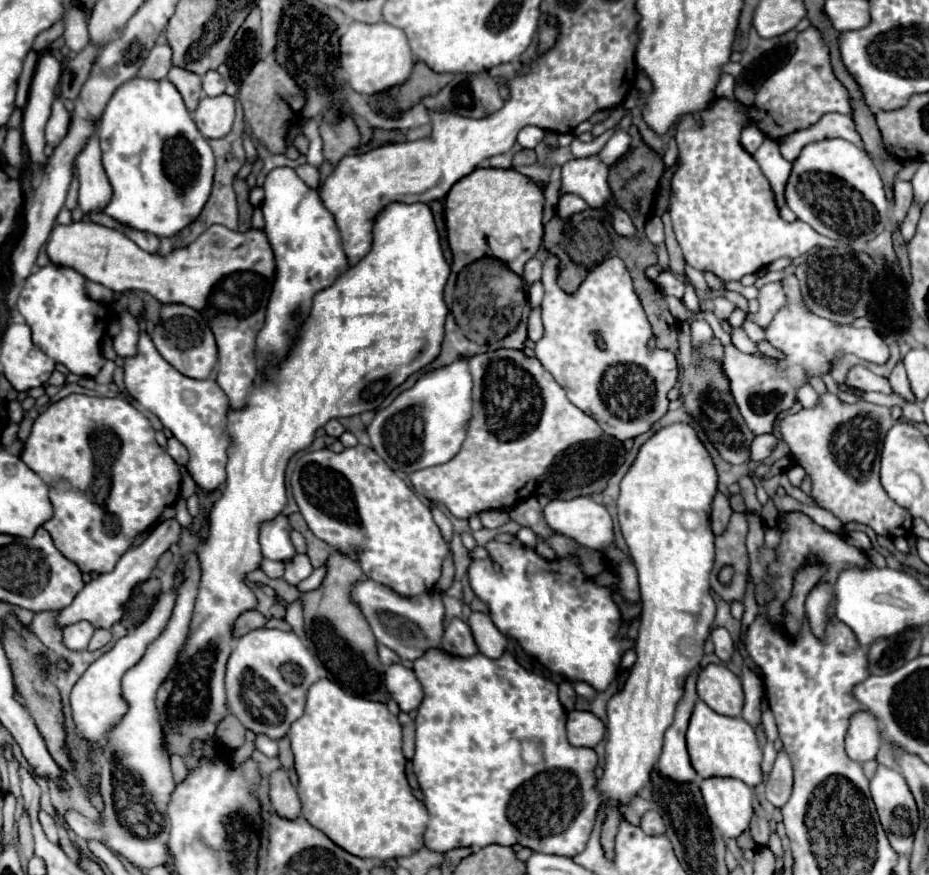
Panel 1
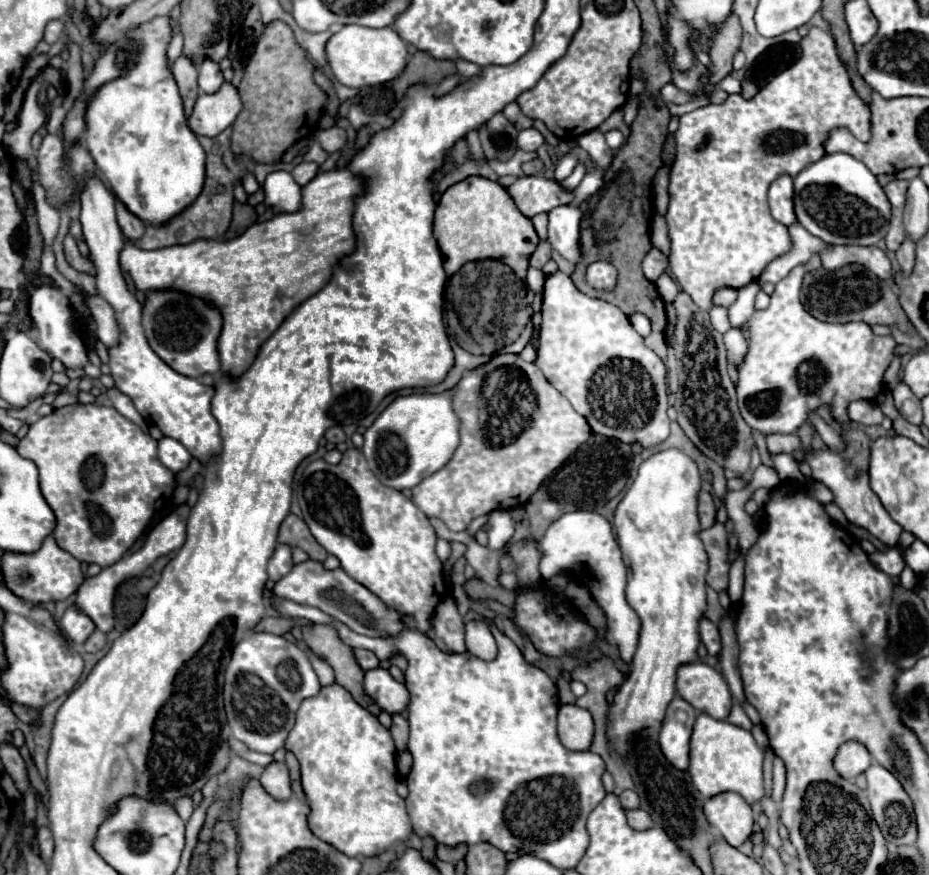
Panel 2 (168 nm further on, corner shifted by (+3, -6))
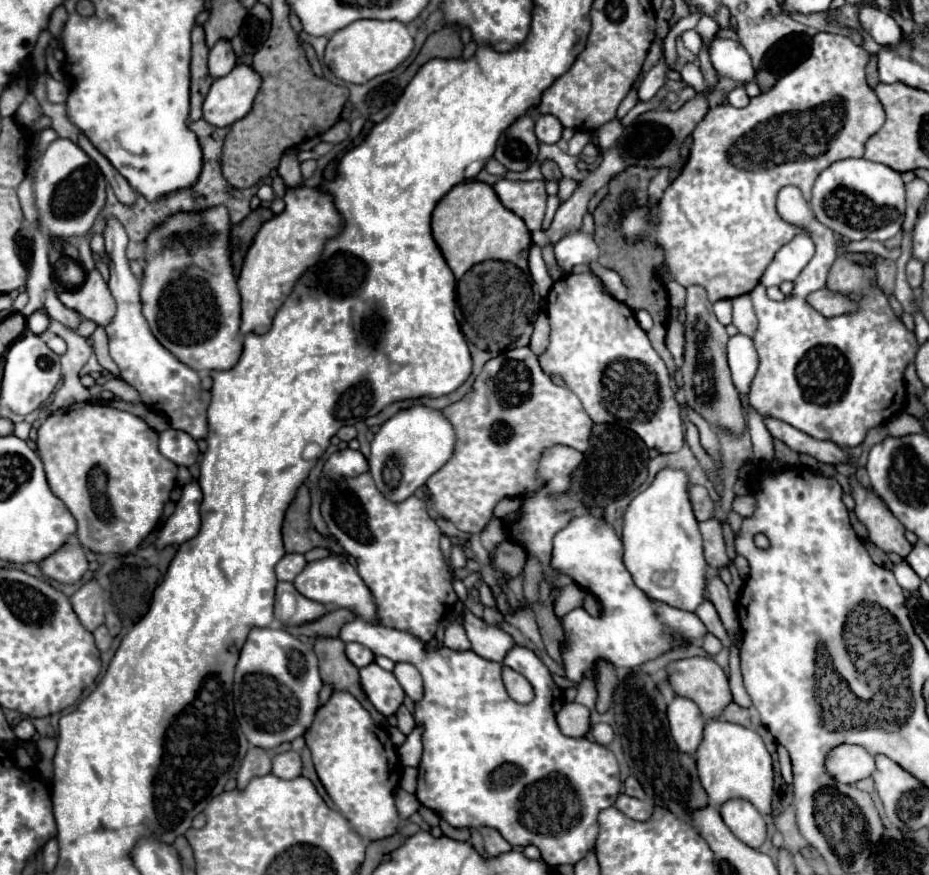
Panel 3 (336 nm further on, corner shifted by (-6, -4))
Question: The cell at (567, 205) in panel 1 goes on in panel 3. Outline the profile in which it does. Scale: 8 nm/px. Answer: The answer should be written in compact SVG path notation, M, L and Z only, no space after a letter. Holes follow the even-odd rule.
M575 230L555 244L555 258L563 270L577 264L587 264L593 270L593 266L599 266L599 246L591 234Z

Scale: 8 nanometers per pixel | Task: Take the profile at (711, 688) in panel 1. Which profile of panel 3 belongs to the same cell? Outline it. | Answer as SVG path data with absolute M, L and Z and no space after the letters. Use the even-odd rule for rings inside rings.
M683 658L683 660L671 662L667 666L667 674L669 674L669 682L671 682L673 692L693 700L703 710L705 720L719 718L723 714L723 710L727 708L727 704L733 702L727 676L721 670L721 666L711 658Z

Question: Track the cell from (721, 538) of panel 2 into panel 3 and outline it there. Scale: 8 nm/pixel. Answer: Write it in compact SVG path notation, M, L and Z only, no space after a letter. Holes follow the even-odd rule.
M711 518L707 522L699 524L703 534L703 546L705 546L705 560L713 570L721 570L729 564L727 552L725 552L725 540L723 540L723 528L717 518Z

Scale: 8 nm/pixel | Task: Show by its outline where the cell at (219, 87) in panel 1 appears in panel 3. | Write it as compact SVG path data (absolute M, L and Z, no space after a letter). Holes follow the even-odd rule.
M219 40L209 52L209 74L213 78L227 76L227 72L231 72L231 68L235 68L235 64L237 64L237 58L233 54L231 42Z

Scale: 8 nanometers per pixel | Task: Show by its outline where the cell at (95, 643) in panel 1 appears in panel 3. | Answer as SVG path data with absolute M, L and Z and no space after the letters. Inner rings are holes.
M99 626L99 628L93 632L93 636L95 636L95 644L97 644L97 648L99 648L101 652L105 652L105 650L109 650L109 648L111 648L113 638L111 638L111 634L109 634L107 626Z

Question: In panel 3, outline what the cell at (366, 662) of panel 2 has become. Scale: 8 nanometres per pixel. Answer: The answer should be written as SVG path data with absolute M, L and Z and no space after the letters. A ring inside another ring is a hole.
M357 642L347 644L347 646L345 646L345 654L347 654L347 658L349 658L357 668L363 668L363 666L367 666L367 664L371 664L371 662L375 660L375 654L373 654L369 648L365 648L363 644L357 644Z

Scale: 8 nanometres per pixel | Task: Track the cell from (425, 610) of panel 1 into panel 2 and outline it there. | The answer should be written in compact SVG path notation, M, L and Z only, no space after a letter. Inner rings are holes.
M306 560L302 564L296 564L282 580L276 582L274 594L298 604L308 604L314 608L320 608L322 612L330 614L332 618L344 622L350 630L364 634L364 636L396 636L406 626L400 620L400 614L390 610L378 596L374 596L366 586L352 580L342 568L326 570L322 562Z

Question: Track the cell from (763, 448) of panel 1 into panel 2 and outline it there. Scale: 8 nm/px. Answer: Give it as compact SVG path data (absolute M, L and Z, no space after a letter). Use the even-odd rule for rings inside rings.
M770 434L768 436L768 450L770 454L796 454L802 448L802 442L796 434Z

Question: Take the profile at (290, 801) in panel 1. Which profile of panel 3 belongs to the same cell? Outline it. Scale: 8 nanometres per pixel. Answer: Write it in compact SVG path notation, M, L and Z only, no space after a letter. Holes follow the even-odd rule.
M297 752L277 754L273 758L273 774L283 780L293 780L301 776L301 758Z

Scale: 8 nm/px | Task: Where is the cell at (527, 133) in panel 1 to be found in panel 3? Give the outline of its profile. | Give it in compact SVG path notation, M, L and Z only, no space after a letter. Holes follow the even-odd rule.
M539 116L537 124L535 124L535 136L541 144L555 144L561 138L563 126L555 116Z

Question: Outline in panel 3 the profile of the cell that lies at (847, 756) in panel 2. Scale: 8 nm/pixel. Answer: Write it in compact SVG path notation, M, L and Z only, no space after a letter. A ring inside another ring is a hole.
M841 744L829 752L825 768L837 782L855 784L875 772L875 756L871 756L863 746Z

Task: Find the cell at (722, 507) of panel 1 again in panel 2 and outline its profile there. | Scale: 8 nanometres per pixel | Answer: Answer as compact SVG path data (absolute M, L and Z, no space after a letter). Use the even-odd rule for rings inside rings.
M708 490L698 492L698 518L700 518L700 526L712 526L716 522L714 498Z

